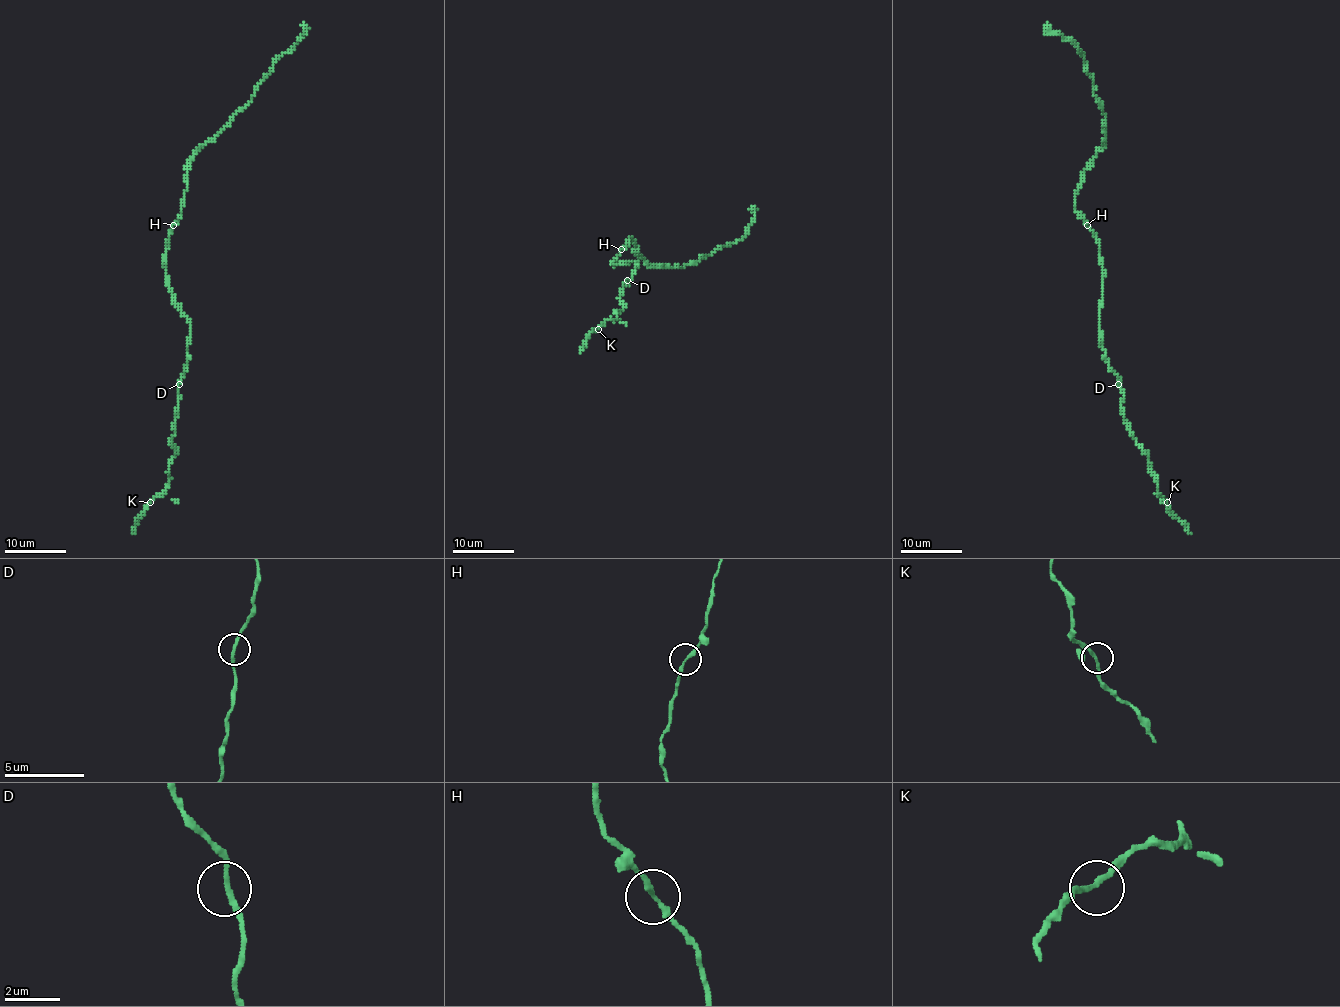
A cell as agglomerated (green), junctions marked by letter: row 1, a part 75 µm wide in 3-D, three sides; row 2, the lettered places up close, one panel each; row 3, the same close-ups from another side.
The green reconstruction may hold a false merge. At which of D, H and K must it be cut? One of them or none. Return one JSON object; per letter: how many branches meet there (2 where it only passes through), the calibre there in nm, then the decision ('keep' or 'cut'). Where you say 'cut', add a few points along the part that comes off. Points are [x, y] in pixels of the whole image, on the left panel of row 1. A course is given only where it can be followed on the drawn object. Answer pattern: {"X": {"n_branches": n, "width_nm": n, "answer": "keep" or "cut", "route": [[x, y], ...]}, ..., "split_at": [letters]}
{"D": {"n_branches": 2, "width_nm": 180, "answer": "keep"}, "H": {"n_branches": 2, "width_nm": 200, "answer": "keep"}, "K": {"n_branches": 2, "width_nm": 180, "answer": "keep"}, "split_at": []}

